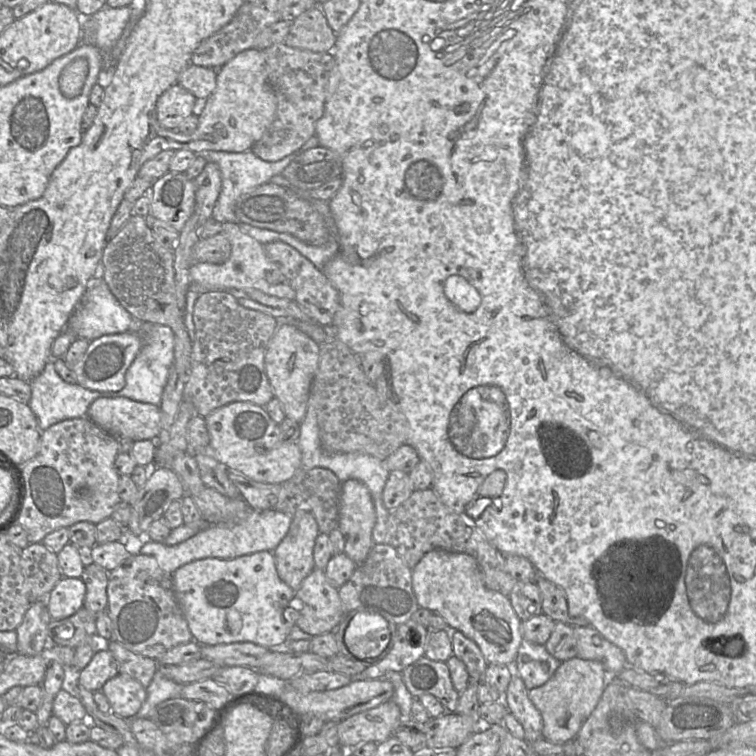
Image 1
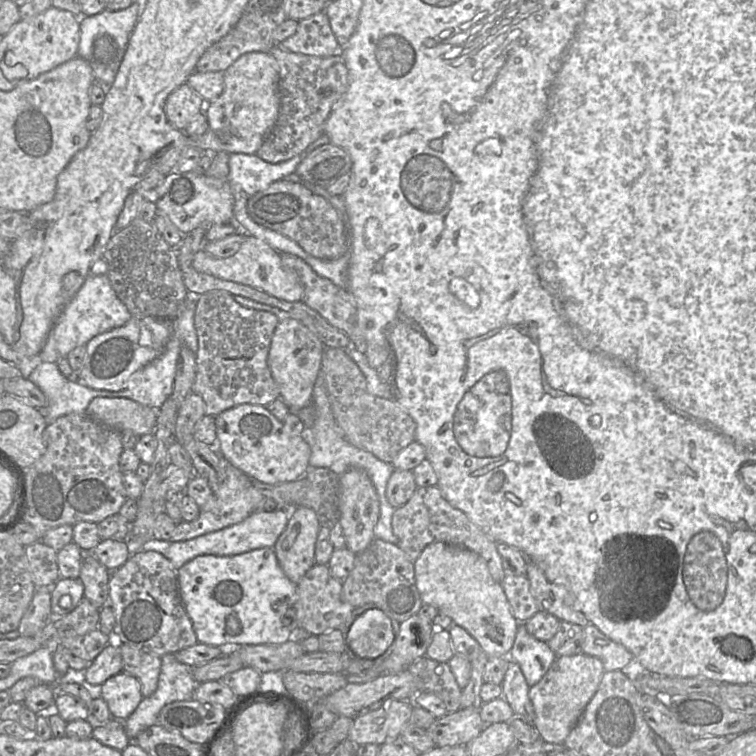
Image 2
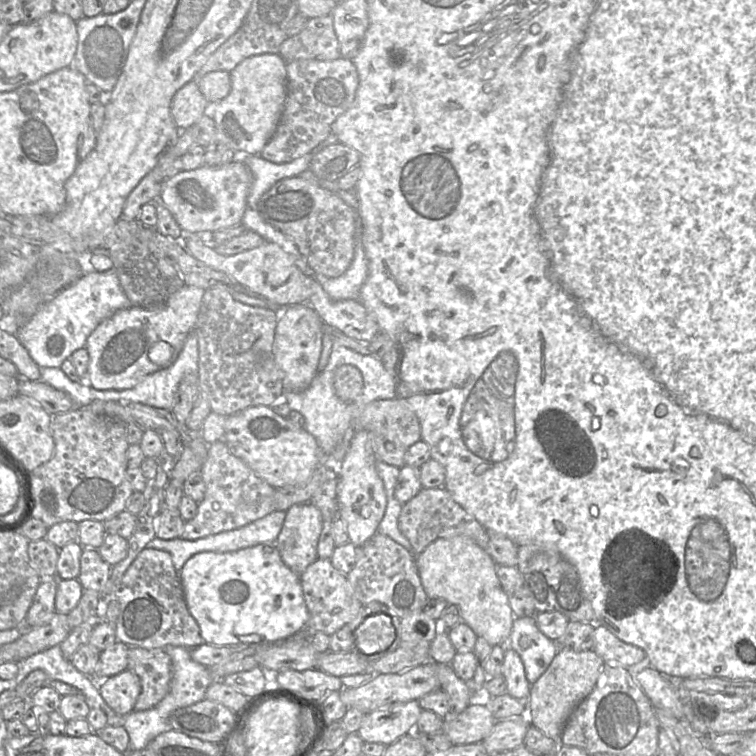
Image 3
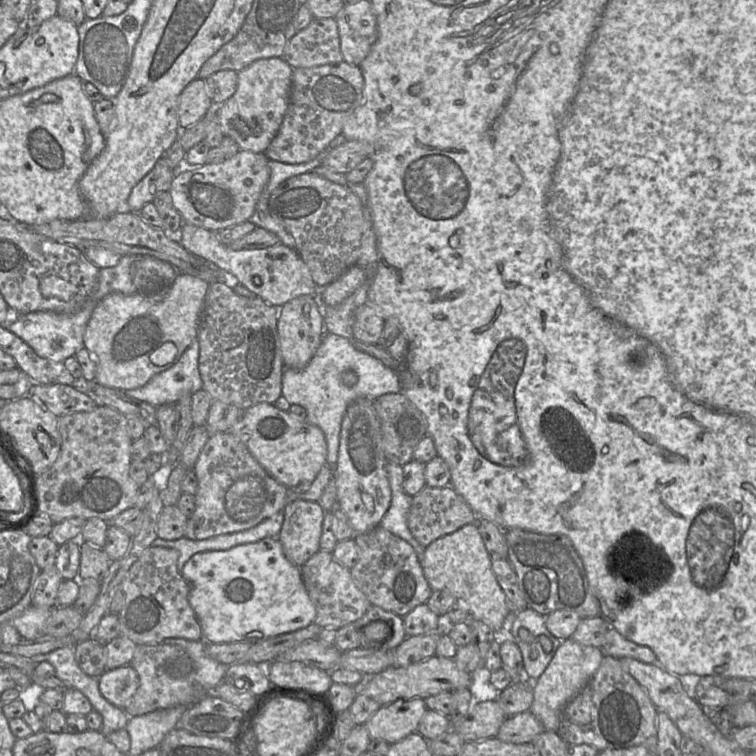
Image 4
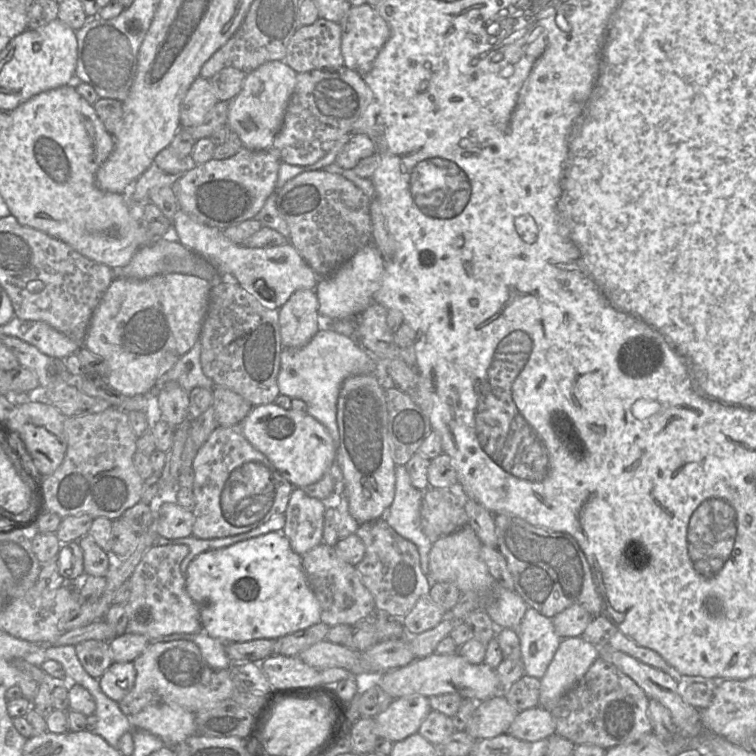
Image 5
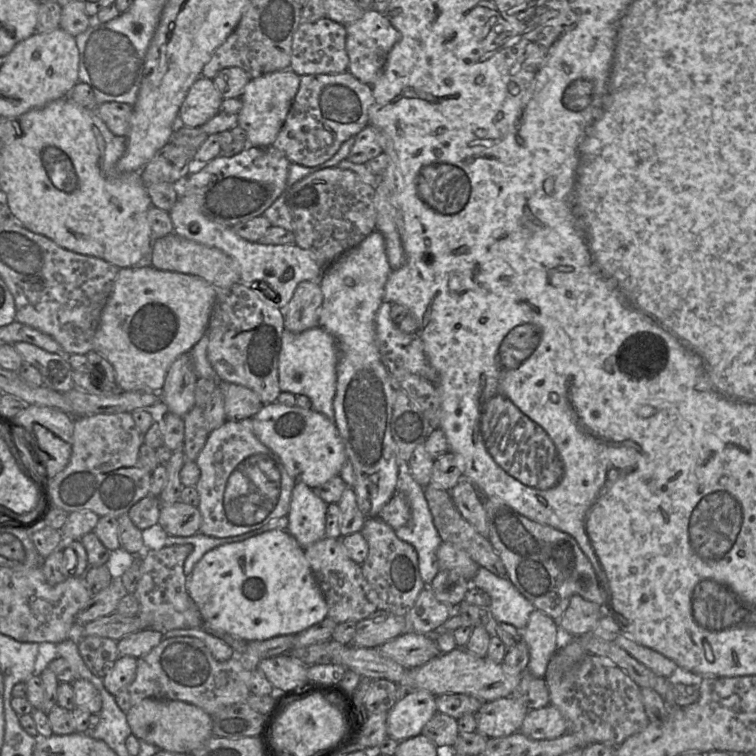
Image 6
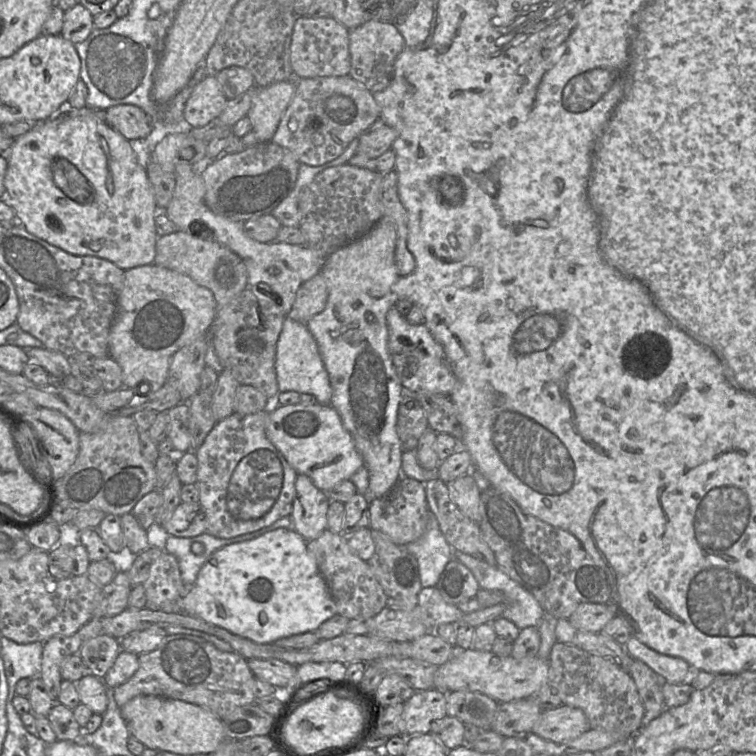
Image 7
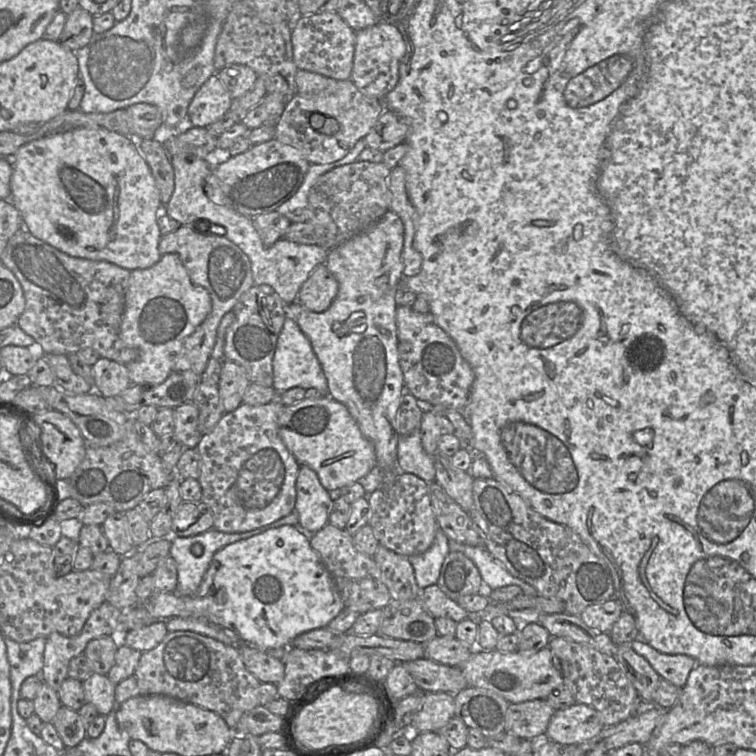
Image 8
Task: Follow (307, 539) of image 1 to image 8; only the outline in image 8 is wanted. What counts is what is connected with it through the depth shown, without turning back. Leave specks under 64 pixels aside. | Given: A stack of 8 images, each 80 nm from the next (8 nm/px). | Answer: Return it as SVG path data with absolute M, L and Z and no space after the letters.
M306 465L299 467L295 509L300 525L310 532L315 533L329 523L330 492L322 486L316 472Z

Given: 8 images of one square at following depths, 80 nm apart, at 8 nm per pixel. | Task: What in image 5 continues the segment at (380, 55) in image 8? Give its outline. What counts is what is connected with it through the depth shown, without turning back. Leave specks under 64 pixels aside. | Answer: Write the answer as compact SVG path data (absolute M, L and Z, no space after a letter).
M365 3L351 6L338 23L342 30L344 66L361 76L366 75L390 37L387 22L373 6Z

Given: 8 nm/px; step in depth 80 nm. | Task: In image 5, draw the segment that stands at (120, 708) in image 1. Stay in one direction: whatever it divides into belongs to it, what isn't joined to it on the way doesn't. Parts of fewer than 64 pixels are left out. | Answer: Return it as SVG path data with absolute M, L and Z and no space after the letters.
M113 662L99 678L99 684L103 693L118 703L132 690L135 679L133 662Z

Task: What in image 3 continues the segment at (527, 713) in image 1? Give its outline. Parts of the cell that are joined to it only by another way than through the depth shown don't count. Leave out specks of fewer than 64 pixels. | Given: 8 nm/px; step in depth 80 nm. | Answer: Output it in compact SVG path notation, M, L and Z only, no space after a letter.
M510 648L504 652L502 675L506 680L506 692L519 700L528 700L531 684L526 678L524 664L519 654Z

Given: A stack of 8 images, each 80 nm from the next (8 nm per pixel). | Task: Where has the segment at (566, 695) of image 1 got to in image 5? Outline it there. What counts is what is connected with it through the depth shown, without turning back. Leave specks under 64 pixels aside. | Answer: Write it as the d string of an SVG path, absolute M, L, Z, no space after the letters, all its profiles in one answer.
M583 637L561 640L560 645L540 679L539 705L549 711L572 689L599 656L599 647Z

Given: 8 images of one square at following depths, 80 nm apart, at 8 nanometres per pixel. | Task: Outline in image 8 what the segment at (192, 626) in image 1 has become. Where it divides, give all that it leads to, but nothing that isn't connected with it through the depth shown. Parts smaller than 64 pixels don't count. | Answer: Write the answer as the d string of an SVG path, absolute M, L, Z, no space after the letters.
M293 525L271 528L220 549L194 595L154 592L142 606L159 620L196 618L229 629L259 649L289 648L296 636L325 628L345 608L309 539Z

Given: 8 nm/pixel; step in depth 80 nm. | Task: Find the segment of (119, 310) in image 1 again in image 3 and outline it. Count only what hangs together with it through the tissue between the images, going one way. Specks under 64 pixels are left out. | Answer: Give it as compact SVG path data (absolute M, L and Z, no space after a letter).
M113 267L104 272L91 271L42 303L28 320L20 324L15 336L40 368L60 368L73 352L85 347L89 335L102 321L131 306Z

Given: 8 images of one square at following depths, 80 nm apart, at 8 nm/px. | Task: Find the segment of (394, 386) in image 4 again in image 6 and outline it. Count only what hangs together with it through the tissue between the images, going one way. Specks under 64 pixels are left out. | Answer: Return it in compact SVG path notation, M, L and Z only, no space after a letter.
M319 327L310 328L300 333L284 329L278 362L279 388L281 392L294 395L306 395L312 402L312 409L322 413L335 422L333 401L336 394L338 347L335 338Z

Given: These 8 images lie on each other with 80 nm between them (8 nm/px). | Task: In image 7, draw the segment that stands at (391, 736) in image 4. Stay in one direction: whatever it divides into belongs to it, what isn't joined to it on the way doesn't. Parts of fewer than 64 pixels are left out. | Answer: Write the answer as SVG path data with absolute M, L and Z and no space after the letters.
M435 688L413 693L404 703L404 736L430 733L433 722L447 715L446 693Z

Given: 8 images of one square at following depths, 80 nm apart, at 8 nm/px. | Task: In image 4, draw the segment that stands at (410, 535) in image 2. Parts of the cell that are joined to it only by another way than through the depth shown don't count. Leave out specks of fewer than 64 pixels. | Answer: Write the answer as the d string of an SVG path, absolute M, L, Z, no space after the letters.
M426 485L413 496L408 513L408 528L413 537L424 547L440 537L451 534L465 525L477 523L477 521L478 516L450 485L446 487Z

